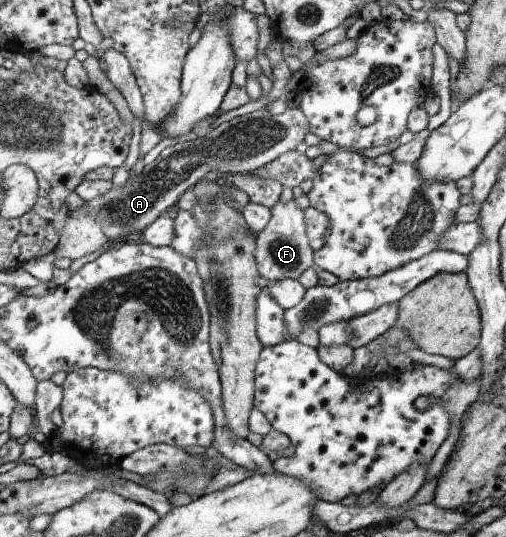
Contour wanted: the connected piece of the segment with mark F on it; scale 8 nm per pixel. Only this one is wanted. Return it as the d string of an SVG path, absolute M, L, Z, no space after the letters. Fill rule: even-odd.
M292 198L289 201L278 200L272 208L273 216L268 226L259 233L256 260L264 283L284 280L284 278L300 279L300 276L315 266L314 255L316 252L310 244L308 236L308 218L306 209L299 208Z

